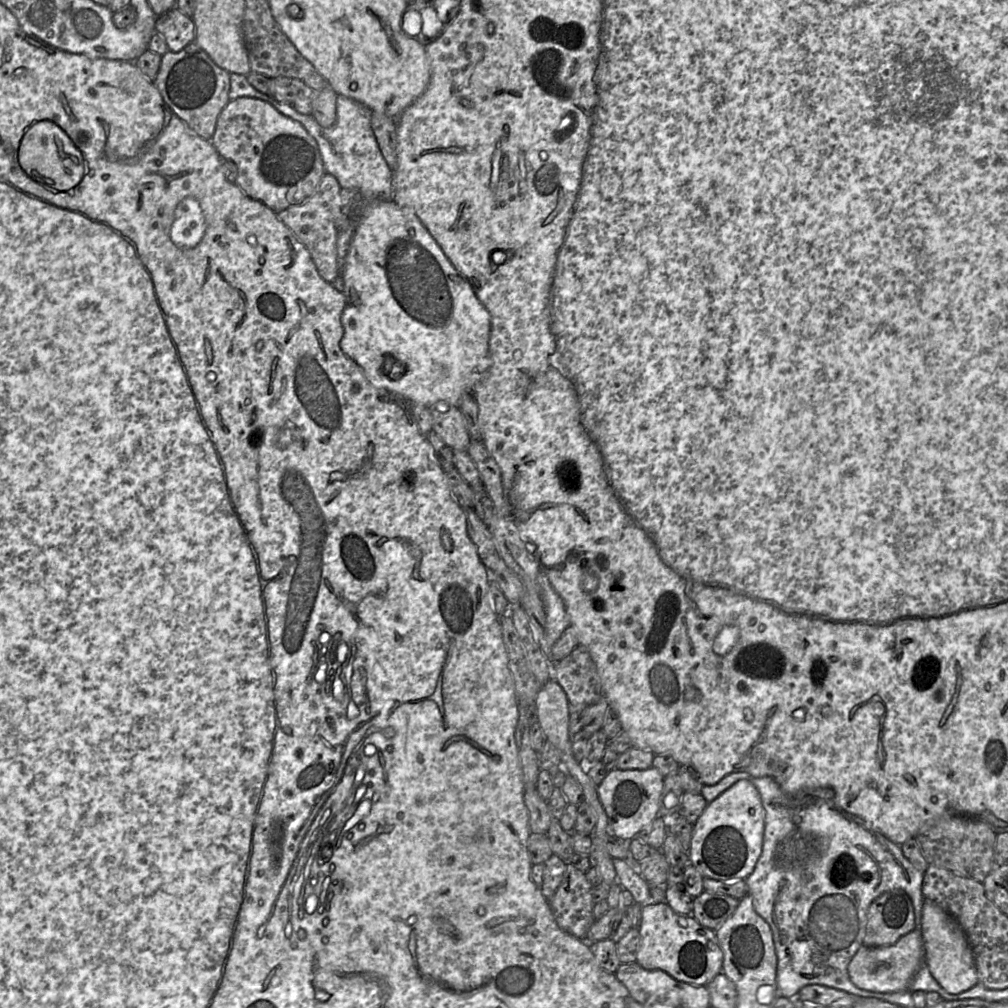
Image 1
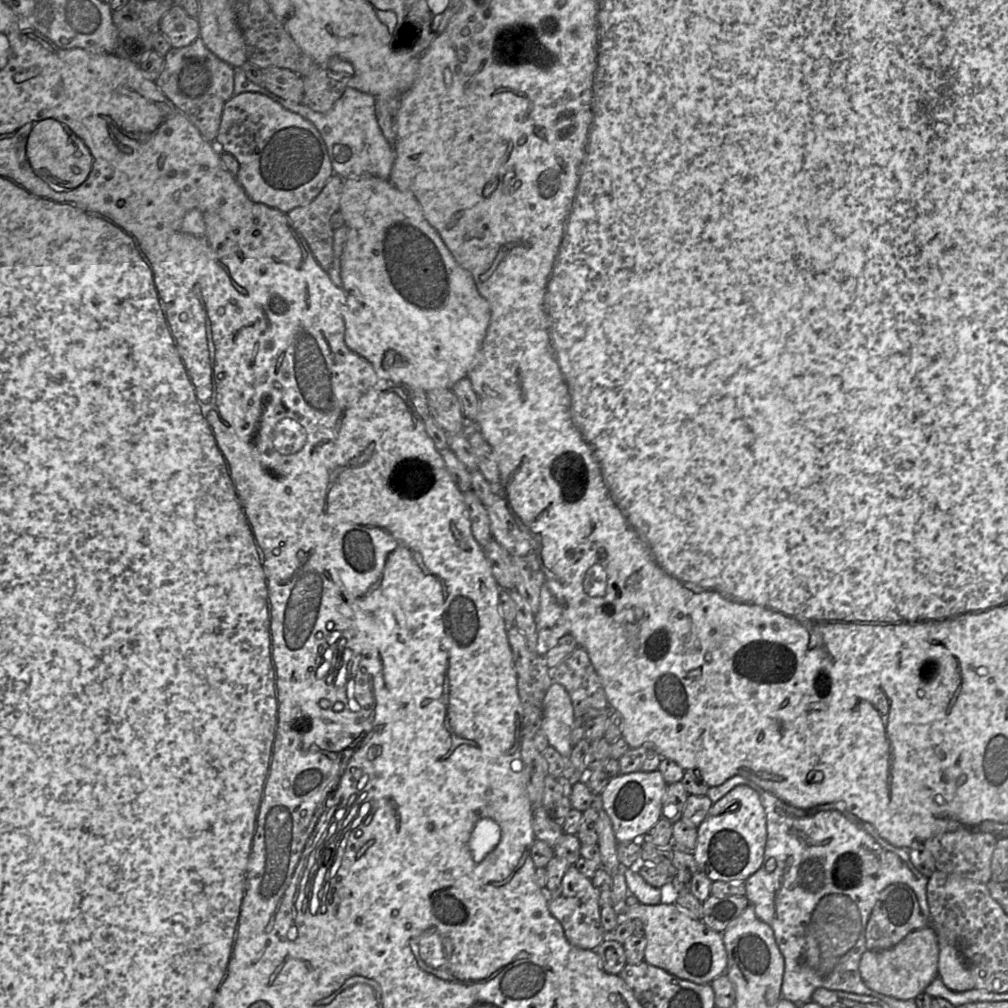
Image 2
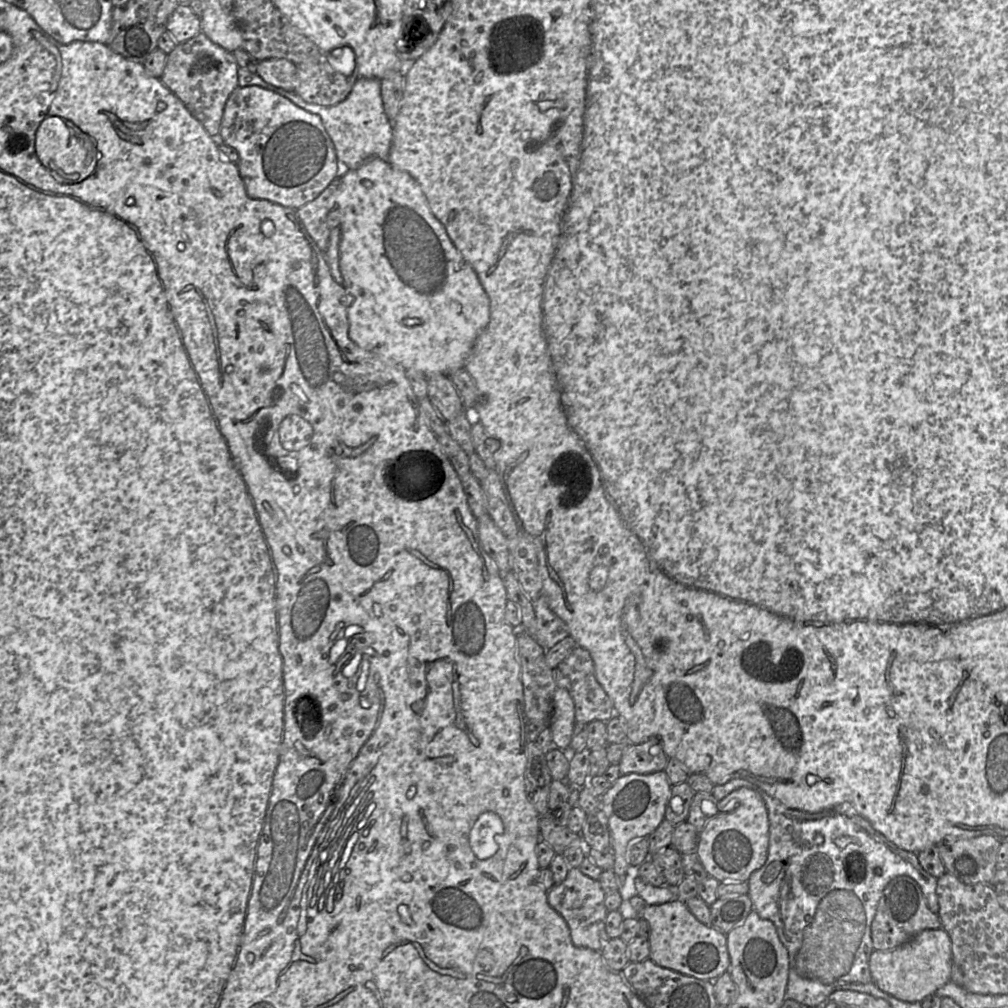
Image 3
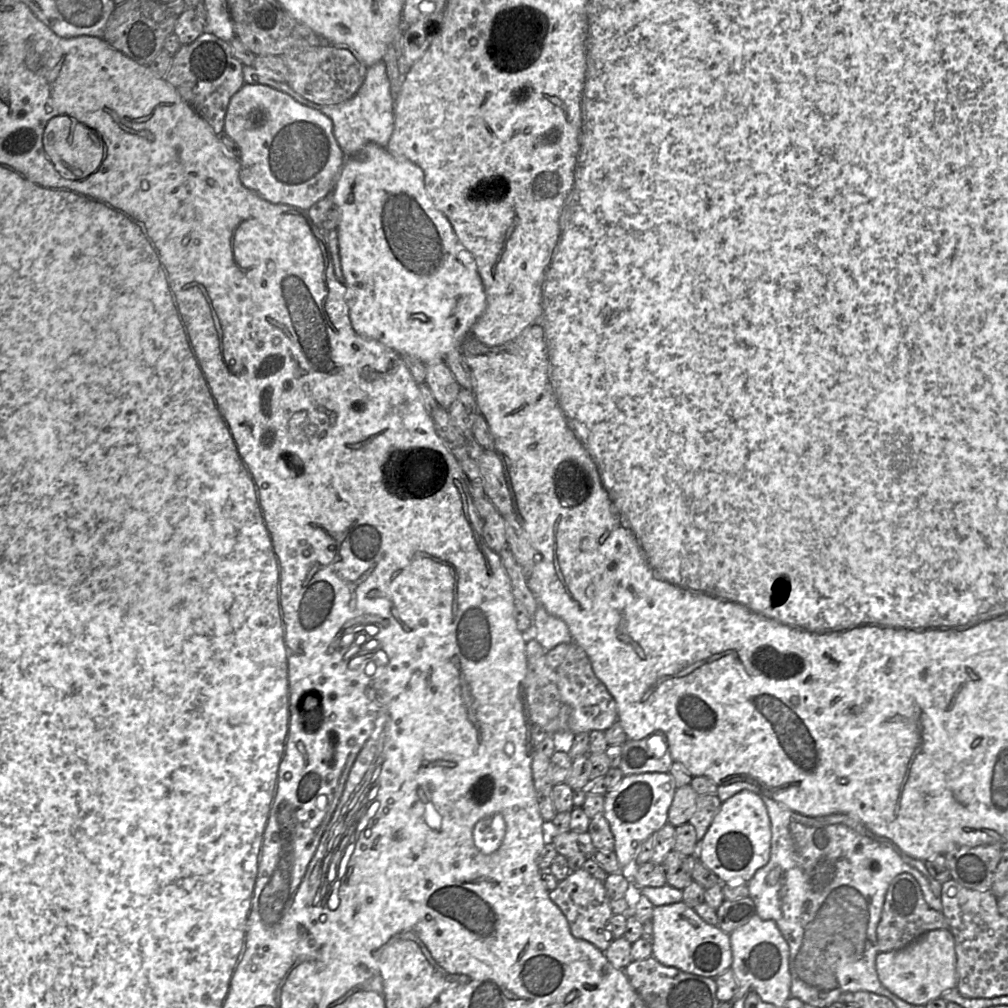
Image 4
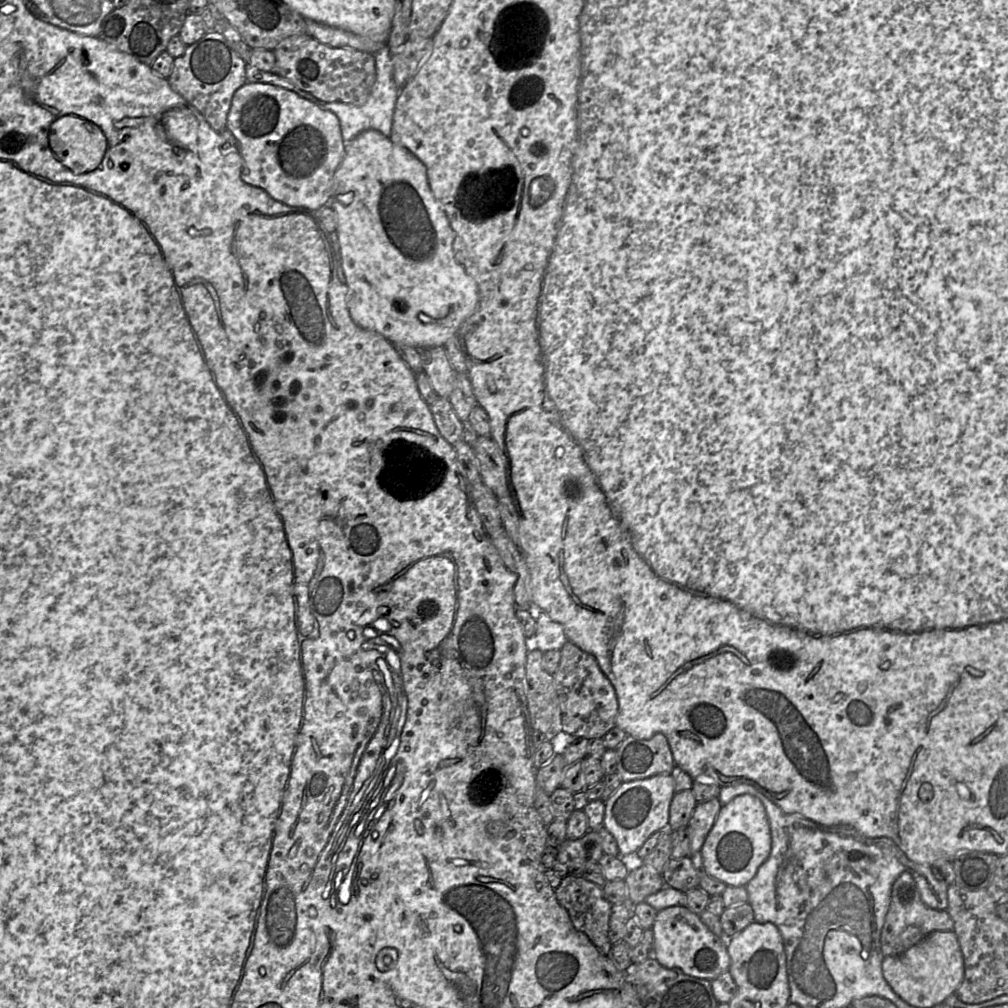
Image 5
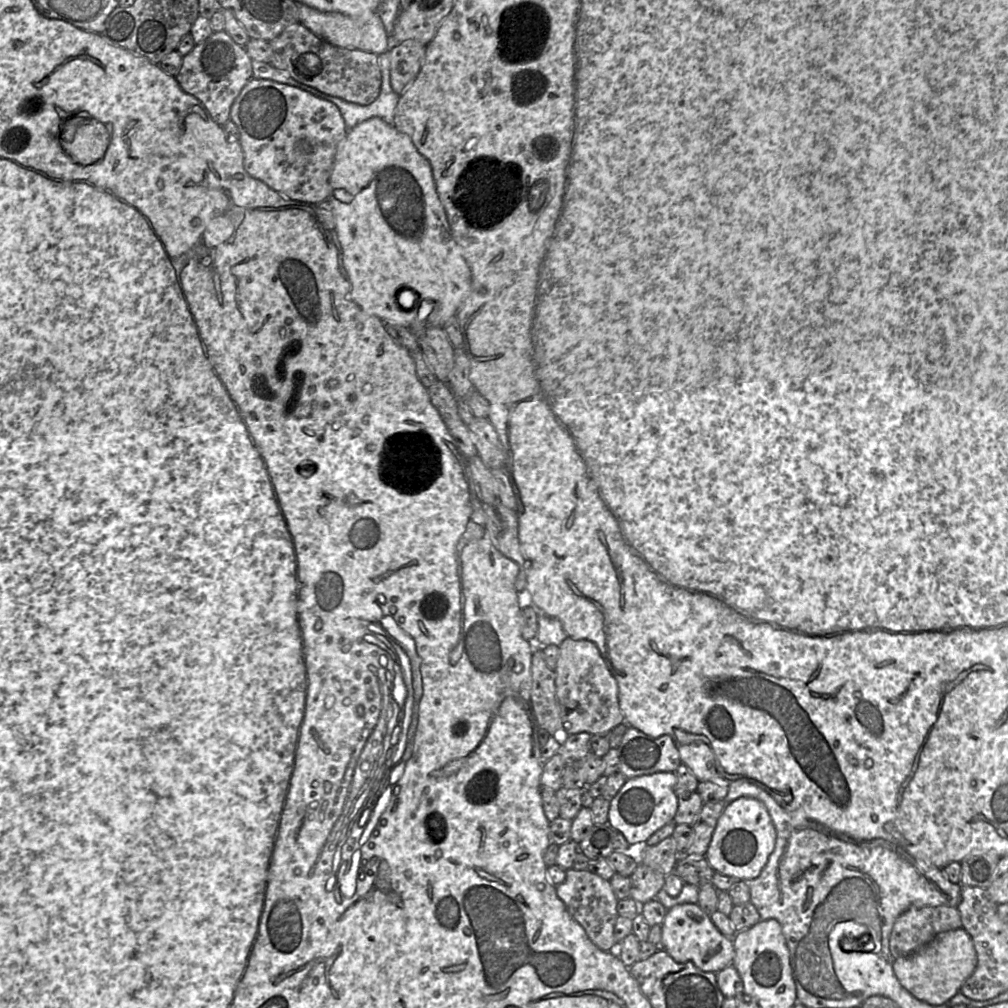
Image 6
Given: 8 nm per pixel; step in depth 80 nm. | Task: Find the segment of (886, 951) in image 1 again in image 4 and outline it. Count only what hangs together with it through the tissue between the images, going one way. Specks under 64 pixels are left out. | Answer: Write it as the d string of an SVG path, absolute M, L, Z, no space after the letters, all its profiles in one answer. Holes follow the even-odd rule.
M949 929L931 930L905 948L879 952L876 971L881 984L894 995L913 1005L925 1005L957 986L955 940Z

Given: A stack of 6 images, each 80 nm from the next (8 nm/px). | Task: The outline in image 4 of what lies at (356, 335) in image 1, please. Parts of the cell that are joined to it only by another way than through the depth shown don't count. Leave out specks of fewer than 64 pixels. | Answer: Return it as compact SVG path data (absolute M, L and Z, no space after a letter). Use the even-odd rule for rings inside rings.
M369 143L357 155L345 157L345 163L337 178L333 194L334 207L339 213L337 231L341 276L346 287L346 303L349 308L350 322L355 333L381 343L398 355L410 355L422 362L445 360L451 350L461 348L466 334L484 313L487 296L484 282L473 256L462 245L447 217L434 206L427 194L422 169L409 160L394 157L386 148Z

